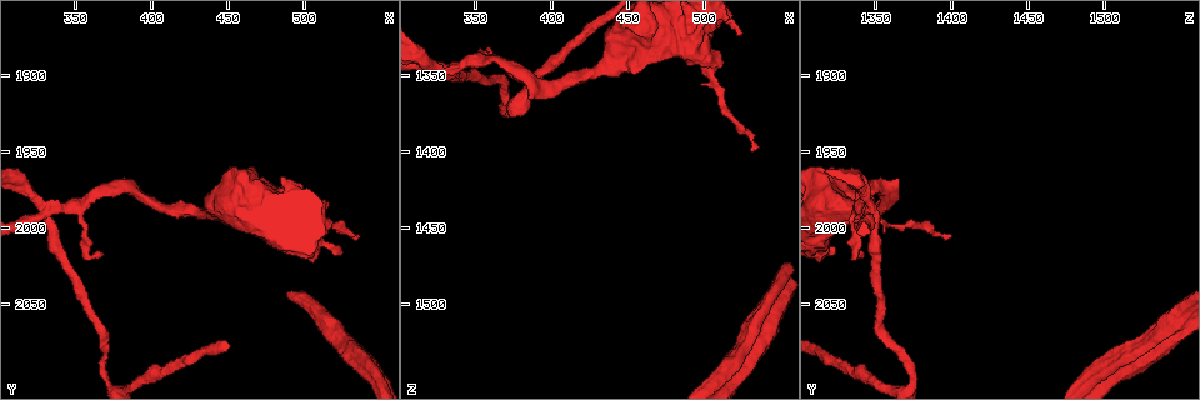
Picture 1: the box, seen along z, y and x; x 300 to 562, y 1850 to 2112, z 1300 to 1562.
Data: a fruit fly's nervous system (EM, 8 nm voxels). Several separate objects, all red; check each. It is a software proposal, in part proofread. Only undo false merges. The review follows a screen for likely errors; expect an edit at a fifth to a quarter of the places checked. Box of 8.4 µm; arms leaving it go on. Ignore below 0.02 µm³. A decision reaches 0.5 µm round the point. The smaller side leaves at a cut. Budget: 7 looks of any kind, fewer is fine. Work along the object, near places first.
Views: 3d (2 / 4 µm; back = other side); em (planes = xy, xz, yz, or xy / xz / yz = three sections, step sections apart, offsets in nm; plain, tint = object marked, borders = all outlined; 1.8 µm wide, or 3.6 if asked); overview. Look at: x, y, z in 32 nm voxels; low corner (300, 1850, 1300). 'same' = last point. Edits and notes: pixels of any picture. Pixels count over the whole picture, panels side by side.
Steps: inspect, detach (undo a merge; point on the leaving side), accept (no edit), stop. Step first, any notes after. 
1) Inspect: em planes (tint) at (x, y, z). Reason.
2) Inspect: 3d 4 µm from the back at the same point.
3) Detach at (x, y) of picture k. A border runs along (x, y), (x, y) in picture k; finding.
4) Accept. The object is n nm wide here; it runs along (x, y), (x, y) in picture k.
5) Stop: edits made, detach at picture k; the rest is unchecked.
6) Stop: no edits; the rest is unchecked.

Inspect: em 3.6 µm planes (tint) at (334, 1988, 1346). Sharp bend.

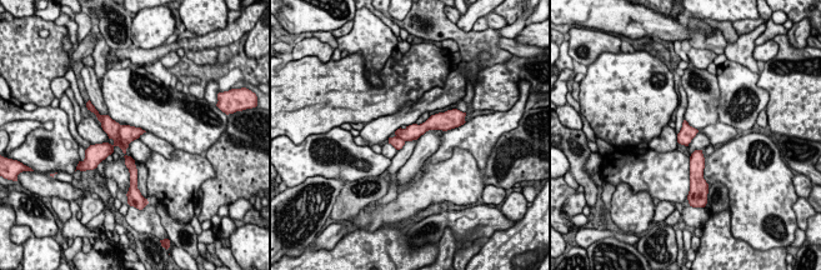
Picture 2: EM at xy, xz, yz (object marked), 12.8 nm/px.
Detach at (110, 126) of picture 2. A second cell is stuck on.

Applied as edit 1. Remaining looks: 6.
Inspect: em 3.6 µm xz step 8 (tint) at (524, 2076, 1528). A fork.

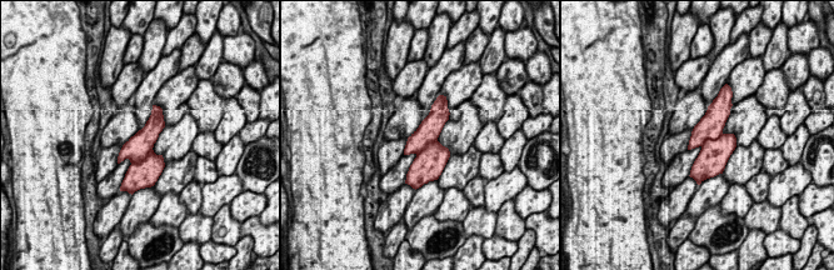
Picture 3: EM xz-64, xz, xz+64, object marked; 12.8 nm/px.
Inspect: em 3.6 µm planes (tint) at the same point.

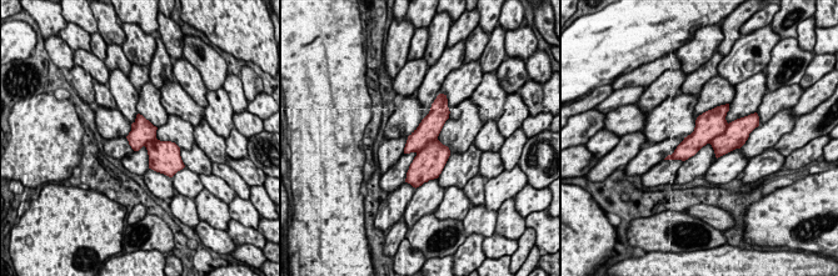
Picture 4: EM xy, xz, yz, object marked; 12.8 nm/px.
Detach at (737, 133) of picture 4. The object is 320 nm wide here; a border runs along (728, 124), (721, 134), (708, 142) in picture 4; a second cell is stuck on.

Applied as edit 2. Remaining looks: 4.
Stop: edits made, detach at picture 2, detach at picture 4; the rest is unchecked.

